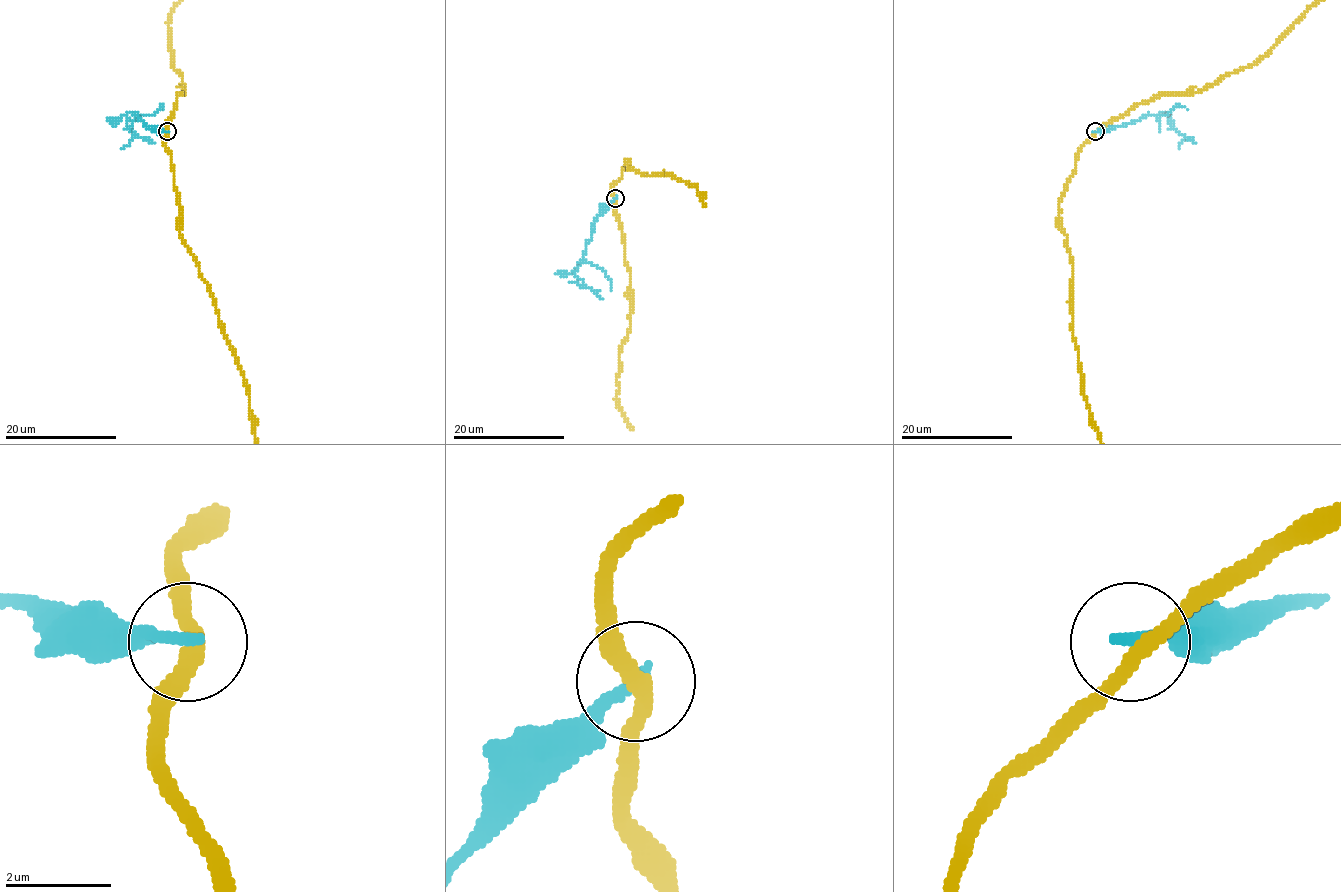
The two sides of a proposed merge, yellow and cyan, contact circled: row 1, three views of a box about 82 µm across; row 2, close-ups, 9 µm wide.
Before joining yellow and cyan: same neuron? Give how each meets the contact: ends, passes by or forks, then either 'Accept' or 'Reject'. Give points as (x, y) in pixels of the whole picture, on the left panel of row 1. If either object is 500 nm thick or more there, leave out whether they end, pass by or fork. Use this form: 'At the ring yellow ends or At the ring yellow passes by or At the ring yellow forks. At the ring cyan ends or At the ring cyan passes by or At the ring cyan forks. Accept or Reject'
At the ring yellow passes by. At the ring cyan ends. Reject

